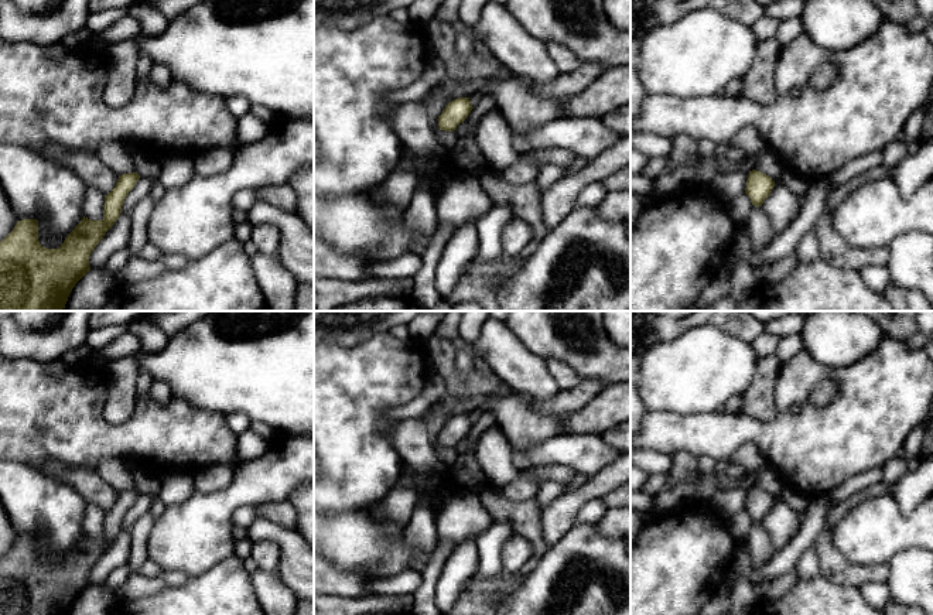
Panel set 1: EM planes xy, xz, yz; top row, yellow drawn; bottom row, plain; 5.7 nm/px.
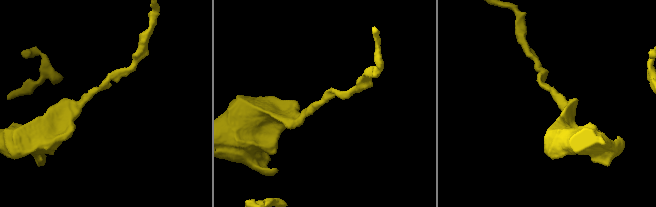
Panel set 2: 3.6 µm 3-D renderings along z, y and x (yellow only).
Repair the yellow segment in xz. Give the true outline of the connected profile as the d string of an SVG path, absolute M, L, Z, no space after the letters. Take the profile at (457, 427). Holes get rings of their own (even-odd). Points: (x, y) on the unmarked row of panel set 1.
M469 414L451 417L438 433L440 447L454 448L459 440L464 440L472 426Z

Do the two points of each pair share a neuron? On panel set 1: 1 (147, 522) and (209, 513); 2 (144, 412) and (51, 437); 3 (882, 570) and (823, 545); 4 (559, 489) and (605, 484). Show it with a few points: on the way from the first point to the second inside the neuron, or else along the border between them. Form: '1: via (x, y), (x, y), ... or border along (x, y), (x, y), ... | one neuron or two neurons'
1: border along (156, 519), (147, 540), (146, 553) | two neurons
2: via (122, 436), (75, 437) | one neuron
3: via (867, 573), (848, 573), (836, 560) | one neuron
4: border along (564, 491), (540, 511) | two neurons

